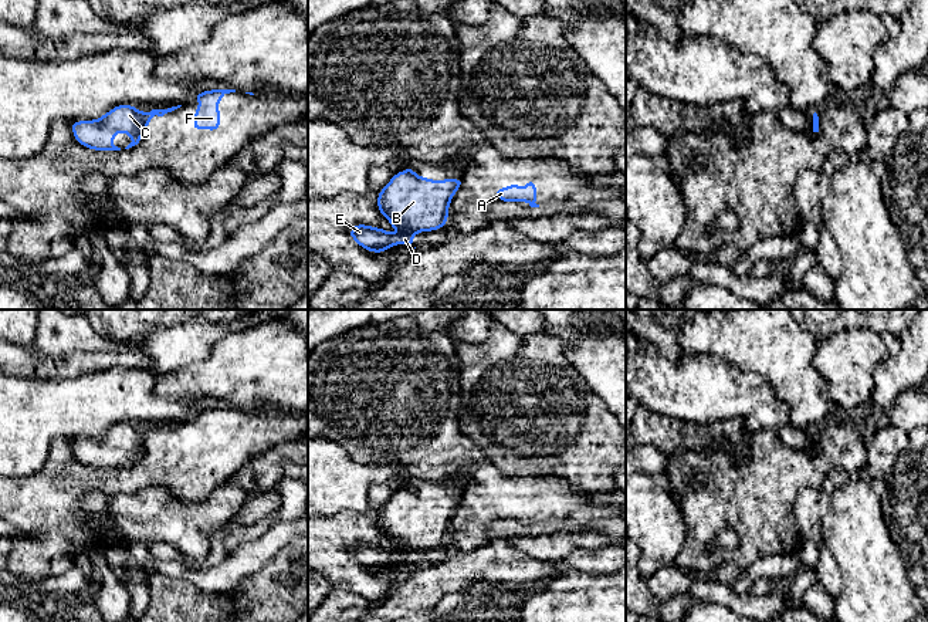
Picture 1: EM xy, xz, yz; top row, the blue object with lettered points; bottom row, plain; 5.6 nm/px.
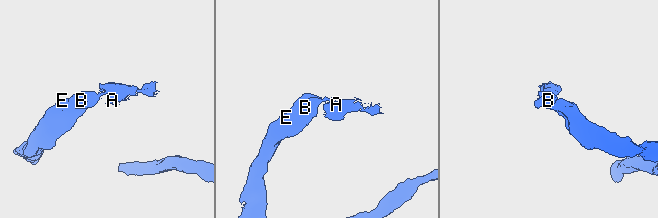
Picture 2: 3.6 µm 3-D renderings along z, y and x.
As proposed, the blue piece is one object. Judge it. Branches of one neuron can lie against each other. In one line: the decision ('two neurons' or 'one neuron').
two neurons

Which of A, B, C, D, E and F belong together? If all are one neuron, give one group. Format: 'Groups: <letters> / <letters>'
Groups: A F / B C D E

